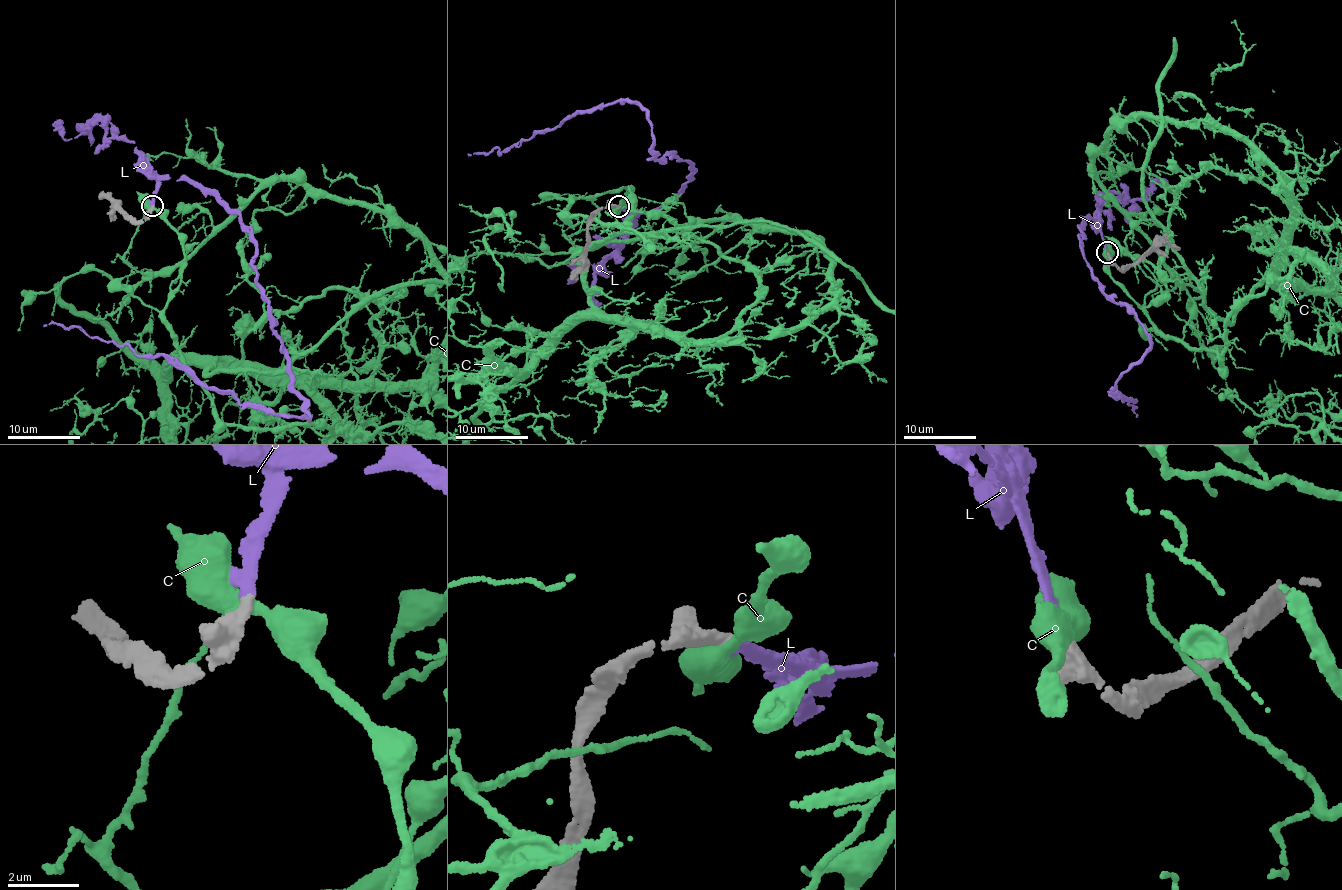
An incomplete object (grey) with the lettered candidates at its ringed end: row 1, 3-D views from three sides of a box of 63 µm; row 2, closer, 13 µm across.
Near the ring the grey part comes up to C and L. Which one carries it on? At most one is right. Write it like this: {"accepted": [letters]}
{"accepted": ["L"]}

